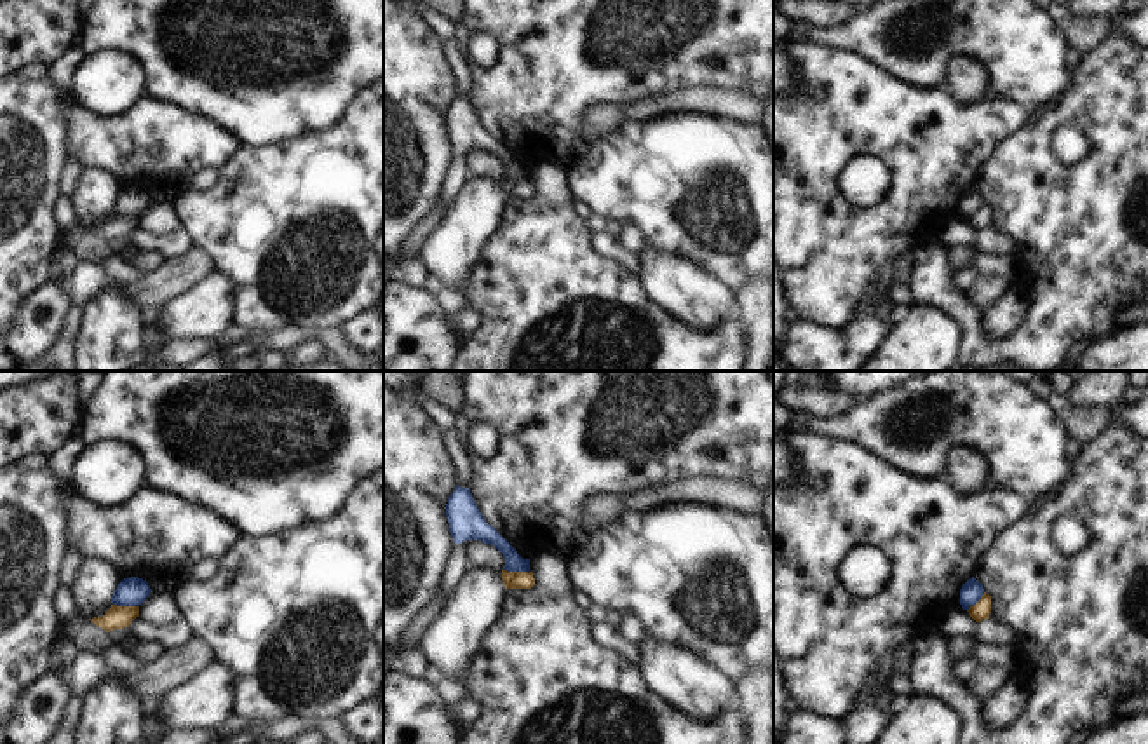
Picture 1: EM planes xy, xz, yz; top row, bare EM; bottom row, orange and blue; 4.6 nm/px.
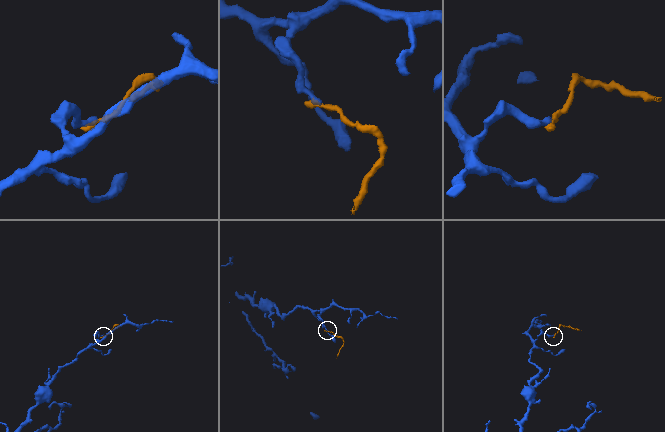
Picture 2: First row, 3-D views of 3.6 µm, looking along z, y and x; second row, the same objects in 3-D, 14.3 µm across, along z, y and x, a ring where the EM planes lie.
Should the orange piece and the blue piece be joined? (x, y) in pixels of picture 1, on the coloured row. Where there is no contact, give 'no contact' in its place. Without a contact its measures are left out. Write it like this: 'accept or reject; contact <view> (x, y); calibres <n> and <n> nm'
reject; contact xy (126, 607); calibres 110 and 140 nm

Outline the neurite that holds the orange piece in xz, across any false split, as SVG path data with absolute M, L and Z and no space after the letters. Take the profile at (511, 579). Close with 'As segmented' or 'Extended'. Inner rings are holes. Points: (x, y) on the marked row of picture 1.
M502 570L502 580L505 589L531 589L535 585L535 578L531 572Z. As segmented.

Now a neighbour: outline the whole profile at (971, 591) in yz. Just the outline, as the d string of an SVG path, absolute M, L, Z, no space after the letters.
M972 577L960 589L960 605L963 610L974 606L984 594L983 585Z

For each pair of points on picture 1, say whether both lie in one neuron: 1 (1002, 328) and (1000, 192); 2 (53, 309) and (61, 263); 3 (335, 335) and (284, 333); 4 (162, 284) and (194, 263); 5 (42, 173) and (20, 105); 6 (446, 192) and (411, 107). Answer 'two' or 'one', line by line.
1: two
2: two
3: one
4: one
5: one
6: two

